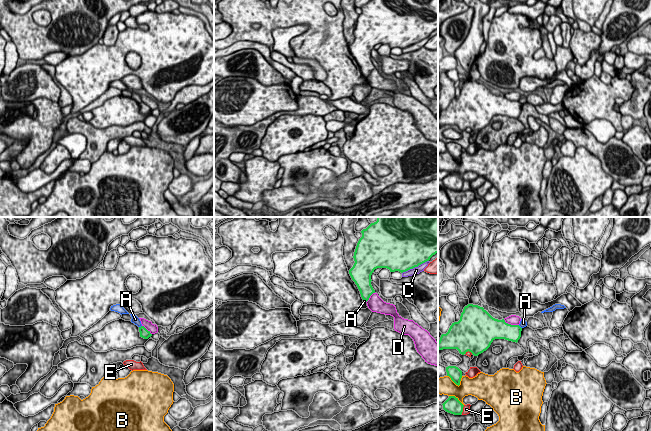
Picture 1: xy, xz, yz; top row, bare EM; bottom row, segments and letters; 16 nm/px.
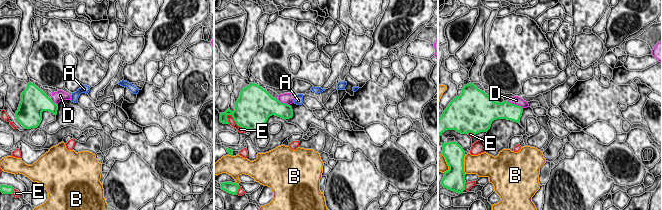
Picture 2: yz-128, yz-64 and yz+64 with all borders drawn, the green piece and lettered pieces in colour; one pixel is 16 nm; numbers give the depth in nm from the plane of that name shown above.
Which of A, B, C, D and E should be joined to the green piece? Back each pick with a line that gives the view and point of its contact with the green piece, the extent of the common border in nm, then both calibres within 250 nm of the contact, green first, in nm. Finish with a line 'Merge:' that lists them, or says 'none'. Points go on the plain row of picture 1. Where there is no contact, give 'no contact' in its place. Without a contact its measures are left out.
Merge: none

